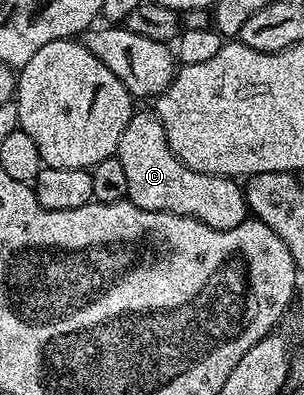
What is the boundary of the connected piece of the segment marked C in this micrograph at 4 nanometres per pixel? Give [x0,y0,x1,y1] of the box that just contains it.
[115,112,247,229]

